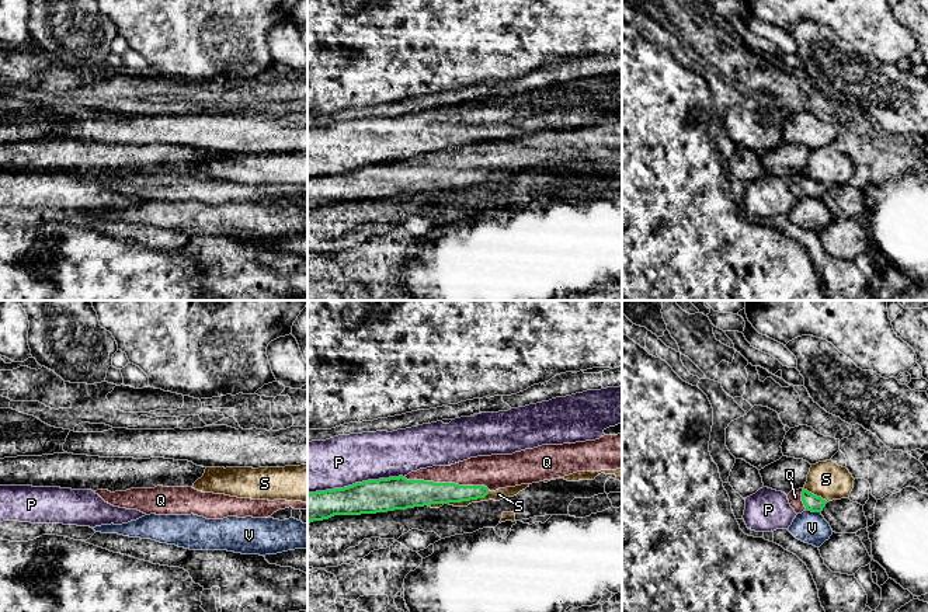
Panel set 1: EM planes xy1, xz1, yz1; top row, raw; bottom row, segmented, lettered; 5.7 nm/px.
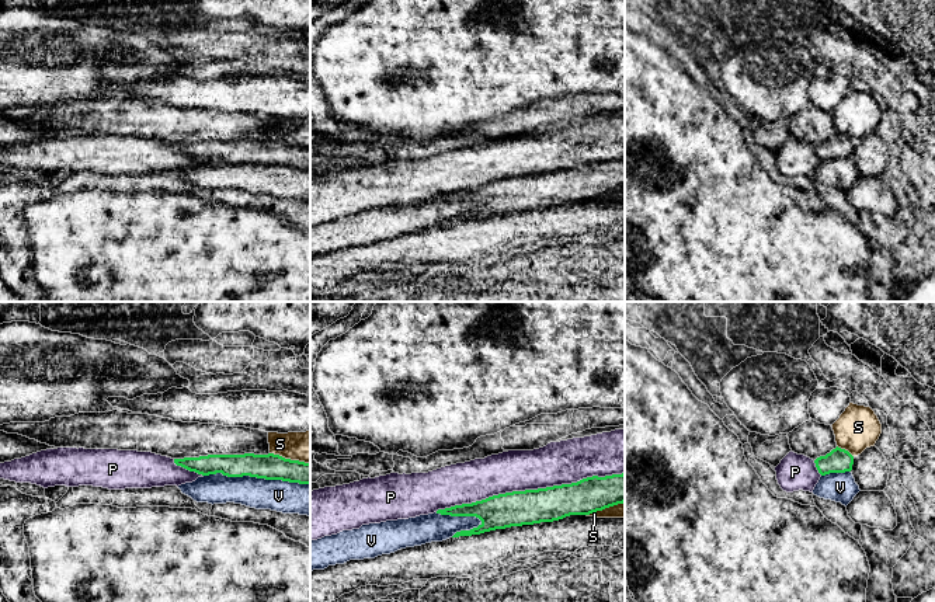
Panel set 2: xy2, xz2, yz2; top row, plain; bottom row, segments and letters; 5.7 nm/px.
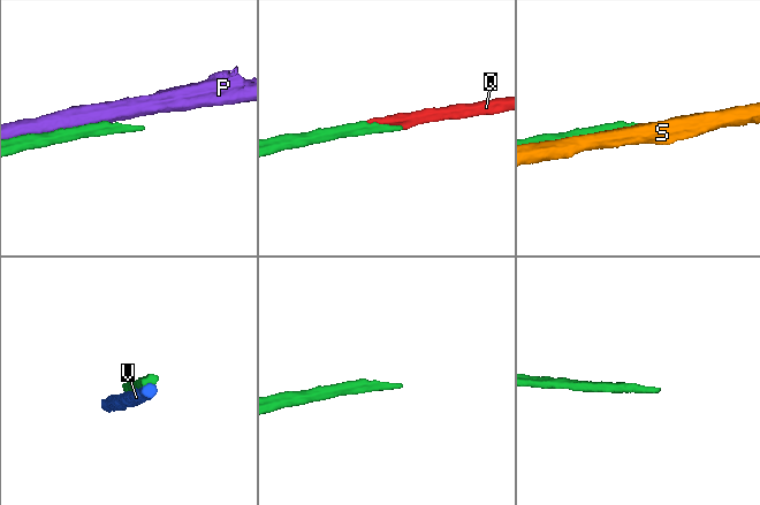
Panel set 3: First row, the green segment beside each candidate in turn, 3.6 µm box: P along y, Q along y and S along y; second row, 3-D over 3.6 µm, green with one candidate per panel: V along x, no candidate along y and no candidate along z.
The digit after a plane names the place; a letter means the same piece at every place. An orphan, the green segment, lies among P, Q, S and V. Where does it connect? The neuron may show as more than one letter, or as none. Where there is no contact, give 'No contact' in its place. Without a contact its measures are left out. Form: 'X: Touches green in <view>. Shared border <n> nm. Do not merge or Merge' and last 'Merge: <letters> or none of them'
P: Touches green in xz2. Shared border 1100 nm. Do not merge
Q: Touches green in xz1. Shared border 500 nm. Merge
S: Touches green in xz1. Shared border 260 nm. Do not merge
V: Touches green in xy2. Shared border 600 nm. Do not merge
Merge: Q

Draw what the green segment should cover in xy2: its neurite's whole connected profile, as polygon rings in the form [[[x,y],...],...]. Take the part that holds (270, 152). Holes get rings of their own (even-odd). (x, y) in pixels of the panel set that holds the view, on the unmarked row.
[[[208,140],[174,145],[177,152],[202,161],[222,159],[227,163],[257,163],[310,170],[310,149],[285,145],[279,140]]]

